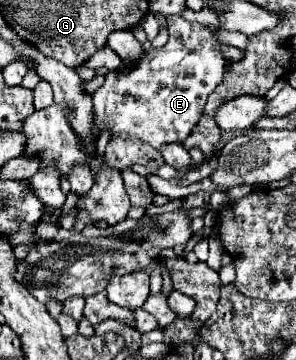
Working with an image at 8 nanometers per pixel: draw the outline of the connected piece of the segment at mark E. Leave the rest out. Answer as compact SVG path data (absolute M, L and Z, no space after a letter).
M169 16L169 42L157 50L145 54L145 58L129 68L127 72L111 70L105 76L103 86L93 94L93 118L97 128L105 128L115 136L131 136L139 138L145 144L161 150L167 144L181 144L197 126L203 116L203 108L207 104L209 94L223 82L223 76L231 64L229 58L221 52L219 38L205 26L187 22L181 16Z

